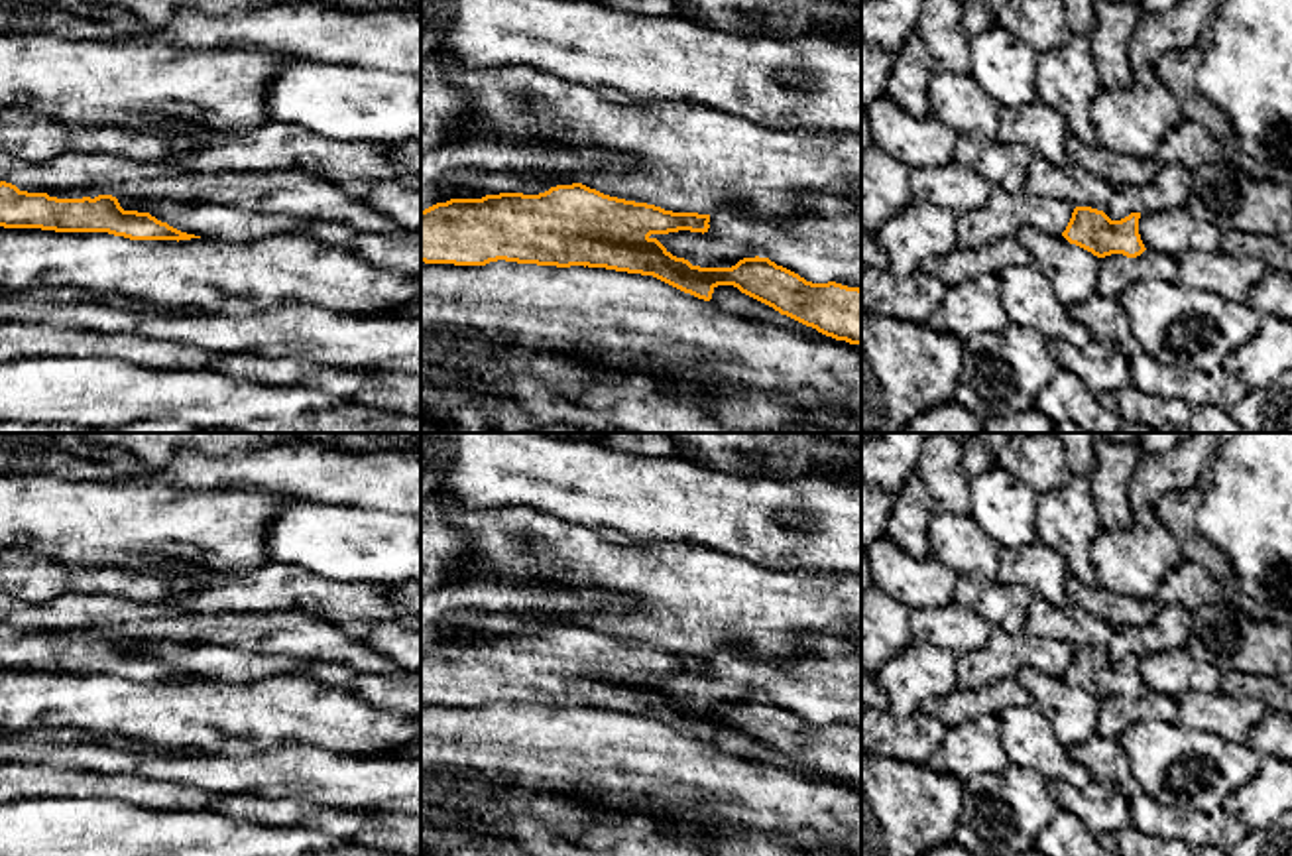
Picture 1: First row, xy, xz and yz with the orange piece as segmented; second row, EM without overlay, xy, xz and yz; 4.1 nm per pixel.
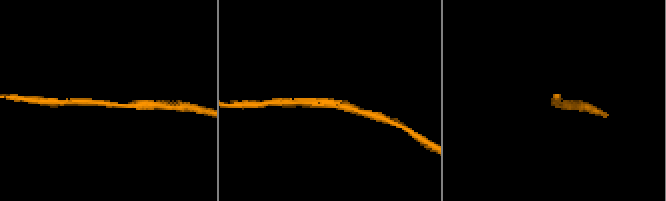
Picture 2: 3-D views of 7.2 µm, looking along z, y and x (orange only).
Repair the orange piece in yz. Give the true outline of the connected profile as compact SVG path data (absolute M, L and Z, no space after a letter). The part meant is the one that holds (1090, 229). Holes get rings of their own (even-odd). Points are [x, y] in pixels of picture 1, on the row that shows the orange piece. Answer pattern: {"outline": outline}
{"outline": "M1076 207L1062 236L1097 258L1123 254L1141 256L1146 248L1139 234L1141 213L1131 213L1121 220L1111 220L1103 211Z"}

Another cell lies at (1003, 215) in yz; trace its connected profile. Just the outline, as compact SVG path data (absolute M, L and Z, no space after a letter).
M993 187L985 207L958 216L958 248L979 248L997 238L1017 236L1025 226L1036 226L1048 234L1062 234L1072 218L1068 201L1040 199L1028 193L1011 195Z

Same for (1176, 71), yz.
M1200 47L1172 51L1158 63L1154 71L1158 81L1180 102L1184 120L1204 124L1225 150L1237 148L1237 136L1227 114L1221 112L1196 85L1202 57L1204 51Z

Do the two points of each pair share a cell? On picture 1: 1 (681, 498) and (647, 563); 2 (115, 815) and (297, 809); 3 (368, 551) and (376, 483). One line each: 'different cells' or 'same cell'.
1: different cells
2: different cells
3: different cells

